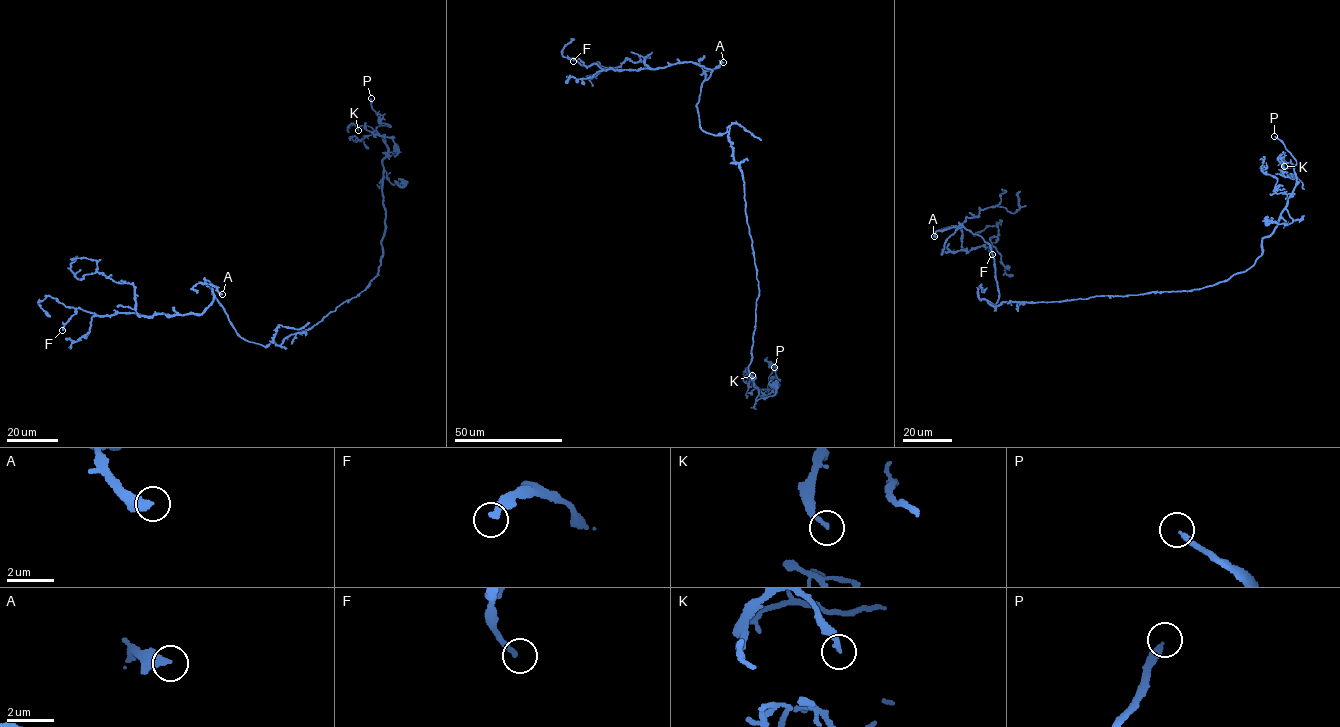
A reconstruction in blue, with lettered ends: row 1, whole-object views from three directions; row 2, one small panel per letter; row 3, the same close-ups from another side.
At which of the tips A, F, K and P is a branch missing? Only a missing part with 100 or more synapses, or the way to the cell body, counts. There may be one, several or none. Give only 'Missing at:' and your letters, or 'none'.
Missing at: P

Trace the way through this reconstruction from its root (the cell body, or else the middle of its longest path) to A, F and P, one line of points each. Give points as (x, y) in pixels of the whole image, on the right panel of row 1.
A: (1020, 301), (988, 303), (996, 304), (1000, 295), (991, 249), (980, 236), (959, 225), (934, 236)
F: (1020, 301), (988, 303), (1000, 295), (980, 236), (959, 227), (942, 253), (990, 246), (995, 236), (992, 254)
P: (1020, 301), (1191, 291), (1246, 271), (1262, 254), (1262, 239), (1277, 225), (1296, 184), (1296, 161), (1274, 136)

